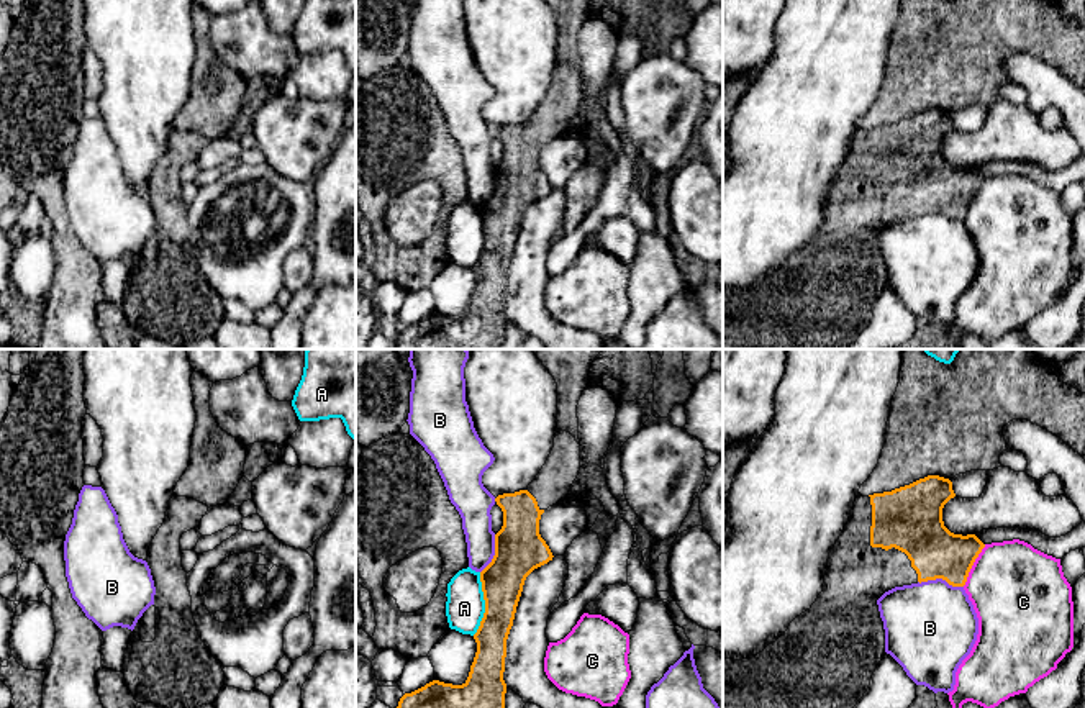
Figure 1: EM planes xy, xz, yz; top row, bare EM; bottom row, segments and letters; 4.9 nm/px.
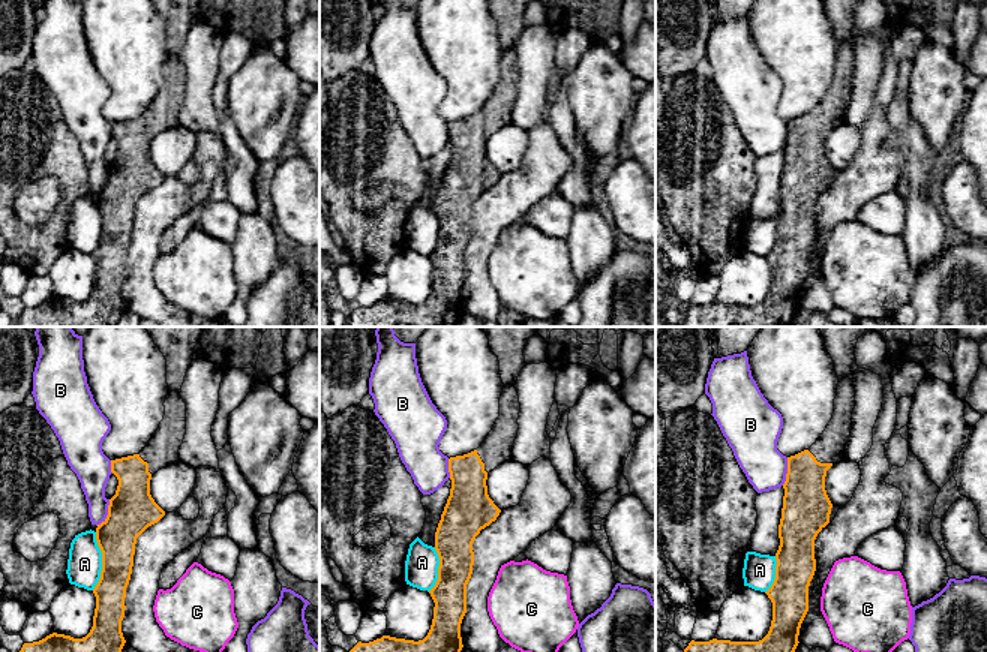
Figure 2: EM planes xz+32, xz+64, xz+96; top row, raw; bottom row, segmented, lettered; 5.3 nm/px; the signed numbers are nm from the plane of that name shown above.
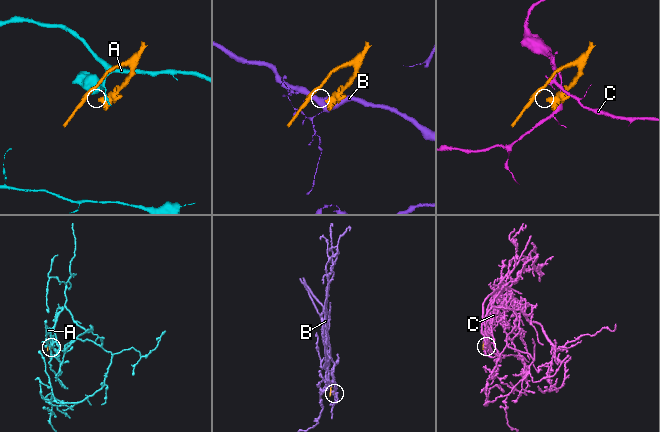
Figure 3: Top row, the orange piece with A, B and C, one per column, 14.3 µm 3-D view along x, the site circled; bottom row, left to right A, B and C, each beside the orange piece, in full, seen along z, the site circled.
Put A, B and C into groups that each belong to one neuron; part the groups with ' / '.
A / B / C

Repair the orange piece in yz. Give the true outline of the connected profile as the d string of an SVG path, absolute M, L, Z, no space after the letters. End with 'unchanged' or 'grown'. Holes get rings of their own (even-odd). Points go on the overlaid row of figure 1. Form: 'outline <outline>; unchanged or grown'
outline M928 475L892 492L857 497L849 521L829 552L823 592L811 608L757 656L723 659L723 708L854 708L885 656L885 629L877 600L895 587L936 579L964 587L985 547L975 534L954 534L944 526L942 508L954 497L952 482L939 475Z; grown

